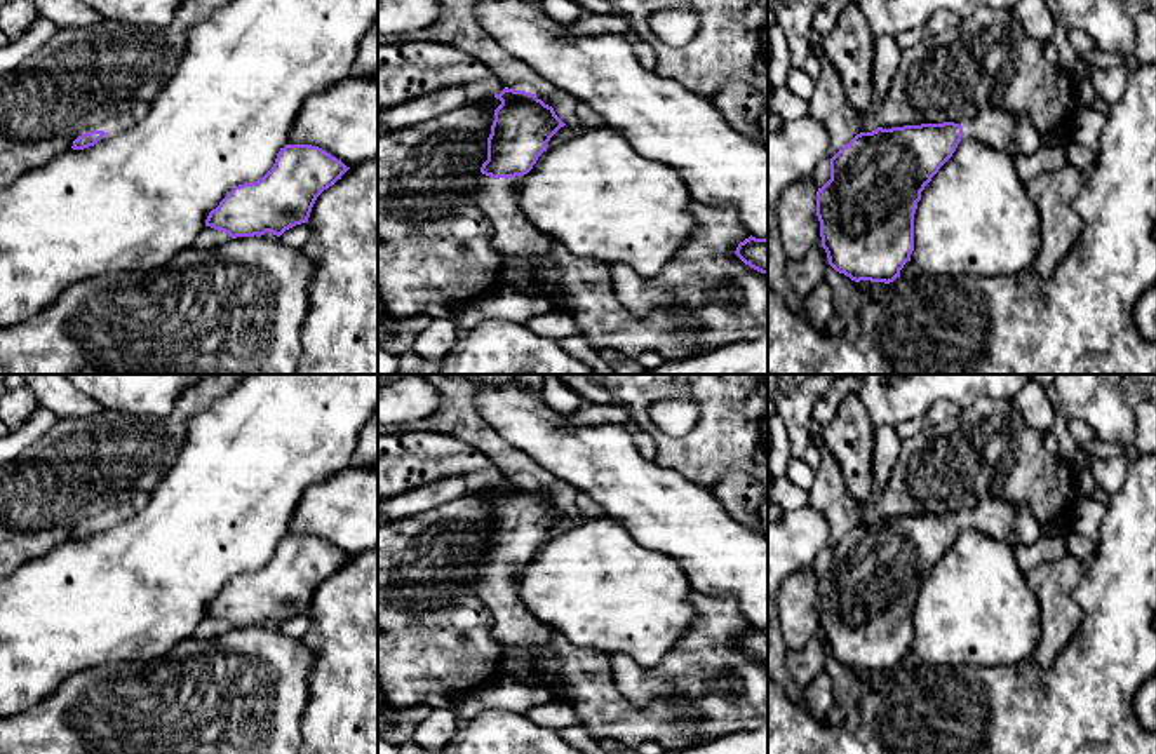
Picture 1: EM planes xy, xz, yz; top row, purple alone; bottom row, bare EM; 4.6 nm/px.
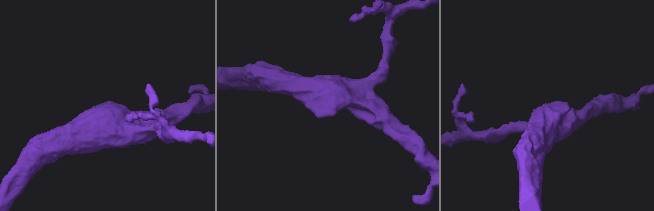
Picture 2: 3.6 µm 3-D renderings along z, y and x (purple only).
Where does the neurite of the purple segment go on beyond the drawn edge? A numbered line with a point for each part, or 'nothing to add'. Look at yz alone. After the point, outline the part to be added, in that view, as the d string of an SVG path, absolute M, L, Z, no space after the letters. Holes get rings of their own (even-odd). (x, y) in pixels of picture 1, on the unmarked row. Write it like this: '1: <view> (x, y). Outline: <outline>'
1: yz (998, 519). Outline: M984 498L963 515L963 522L994 540L1013 545L1032 545L1041 536L1065 542L1074 531L1071 519L1053 524L1041 524L1029 510L1001 502Z

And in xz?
1: xz (514, 627). Outline: M500 568L475 580L475 594L493 616L493 639L503 648L496 676L510 676L524 684L552 690L568 702L561 665L545 660L543 650L554 629L541 623L521 601L512 571Z

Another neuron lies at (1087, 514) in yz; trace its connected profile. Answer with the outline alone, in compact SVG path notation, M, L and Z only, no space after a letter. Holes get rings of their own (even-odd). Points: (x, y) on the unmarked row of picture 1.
M1081 496L1069 512L1074 533L1090 538L1093 543L1099 543L1100 540L1104 515L1106 505L1092 496Z

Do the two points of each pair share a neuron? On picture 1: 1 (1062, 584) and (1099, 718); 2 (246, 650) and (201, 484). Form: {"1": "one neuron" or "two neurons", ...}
{"1": "two neurons", "2": "two neurons"}

